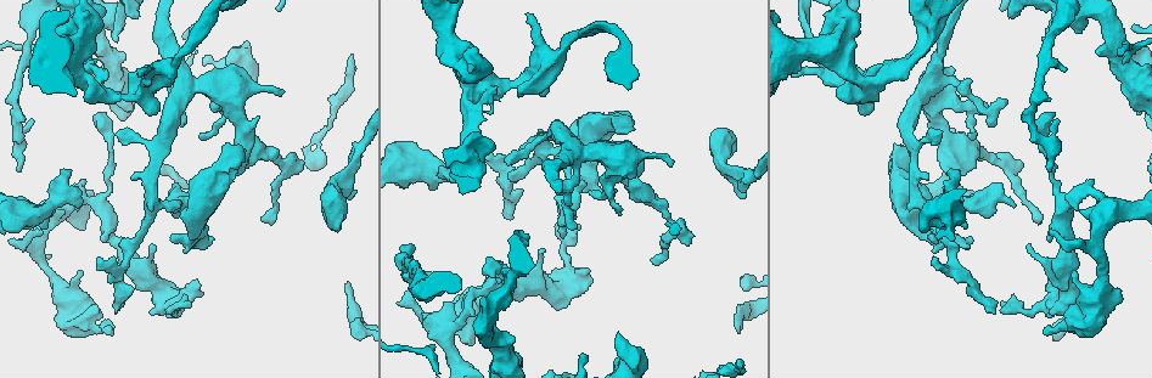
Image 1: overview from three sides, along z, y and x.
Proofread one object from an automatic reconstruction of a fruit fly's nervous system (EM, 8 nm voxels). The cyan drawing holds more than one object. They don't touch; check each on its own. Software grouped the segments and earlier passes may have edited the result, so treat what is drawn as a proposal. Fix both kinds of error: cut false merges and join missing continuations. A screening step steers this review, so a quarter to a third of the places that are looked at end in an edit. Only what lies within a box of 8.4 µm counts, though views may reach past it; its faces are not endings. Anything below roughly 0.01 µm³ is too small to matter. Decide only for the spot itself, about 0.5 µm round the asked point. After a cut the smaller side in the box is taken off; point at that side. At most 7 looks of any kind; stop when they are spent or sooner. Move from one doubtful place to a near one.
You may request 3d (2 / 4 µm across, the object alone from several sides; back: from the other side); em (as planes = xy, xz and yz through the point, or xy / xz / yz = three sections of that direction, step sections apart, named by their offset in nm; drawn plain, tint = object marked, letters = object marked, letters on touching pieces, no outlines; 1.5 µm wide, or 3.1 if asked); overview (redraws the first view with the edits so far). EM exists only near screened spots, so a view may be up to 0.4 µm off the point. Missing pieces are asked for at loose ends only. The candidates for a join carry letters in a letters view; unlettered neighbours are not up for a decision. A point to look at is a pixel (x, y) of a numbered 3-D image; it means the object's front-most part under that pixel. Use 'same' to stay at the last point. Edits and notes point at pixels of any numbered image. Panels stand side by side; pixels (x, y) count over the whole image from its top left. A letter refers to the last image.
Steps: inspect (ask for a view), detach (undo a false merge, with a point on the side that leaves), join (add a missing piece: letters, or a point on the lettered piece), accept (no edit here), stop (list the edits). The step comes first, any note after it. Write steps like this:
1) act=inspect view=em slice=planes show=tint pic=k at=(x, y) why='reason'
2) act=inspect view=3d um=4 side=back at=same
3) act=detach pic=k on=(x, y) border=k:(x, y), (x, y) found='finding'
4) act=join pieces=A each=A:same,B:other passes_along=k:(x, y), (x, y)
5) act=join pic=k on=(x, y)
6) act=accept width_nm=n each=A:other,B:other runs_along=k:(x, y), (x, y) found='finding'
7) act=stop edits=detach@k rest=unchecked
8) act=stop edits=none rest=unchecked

act=inspect view=3d um=2 pic=1 at=(669, 220) why='calibre changes'

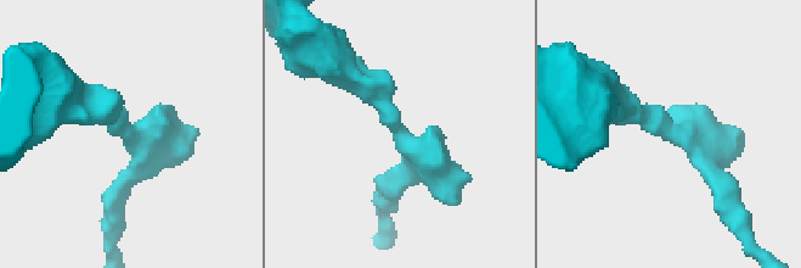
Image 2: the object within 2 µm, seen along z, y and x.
act=inspect view=em slice=xy step=4 show=tint pic=2 at=(393, 130) why='now the EM'

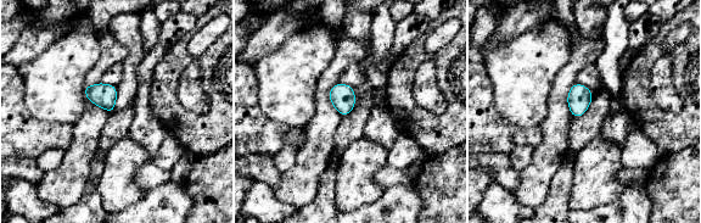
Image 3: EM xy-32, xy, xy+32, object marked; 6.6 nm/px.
act=inspect view=em slice=planes show=letters at=same

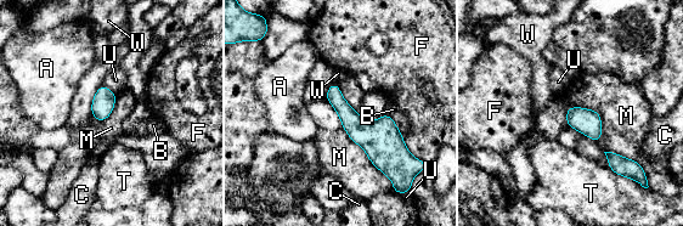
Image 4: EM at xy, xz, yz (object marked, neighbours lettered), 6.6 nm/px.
act=accept longest_contact=M:320nm each=A:other,B:other,C:other,F:other,M:other,T:other,U:other,W:other border=4:(569, 106), (599, 114), (597, 142) found='continuous, no second neuron'

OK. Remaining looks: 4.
act=inspect view=em slice=xz step=8 show=tint pic=1 at=(563, 242)

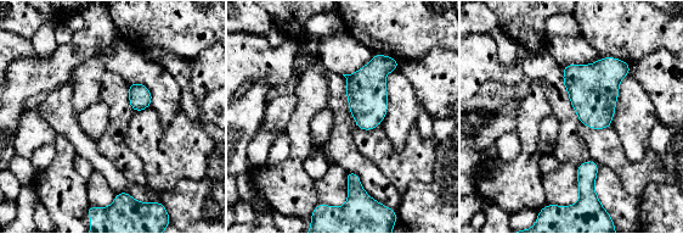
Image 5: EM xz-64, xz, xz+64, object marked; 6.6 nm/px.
act=inspect view=em slice=planes show=letters at=same why='cut it another way'

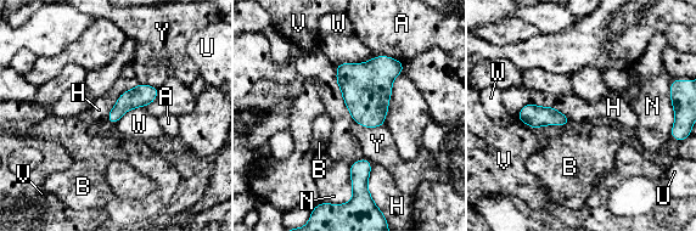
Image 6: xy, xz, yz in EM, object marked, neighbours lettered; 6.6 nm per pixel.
act=accept each=A:other,B:other,H:other,N:other,U:other,V:other,W:other,Y:other border=6:(144, 106), (128, 110), (114, 124) found='continuous, no second neuron'

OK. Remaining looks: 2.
act=inspect view=em slice=yz step=4 show=tint pic=1 at=(348, 283) why='free end'

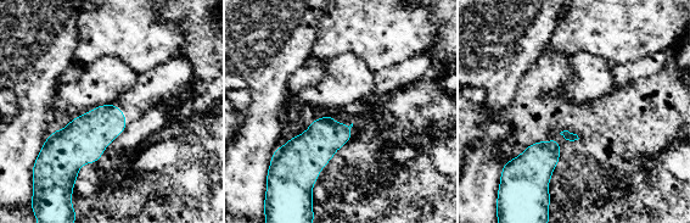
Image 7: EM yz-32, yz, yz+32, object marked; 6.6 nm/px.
act=inspect view=em slice=yz step=4 show=letters at=same

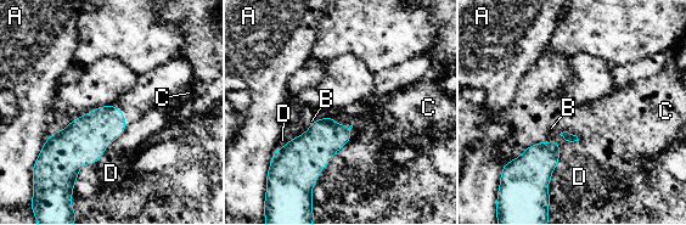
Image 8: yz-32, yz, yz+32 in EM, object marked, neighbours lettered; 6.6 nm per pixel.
act=accept longest_contact=D:360nm each=A:other,B:other,C:other,D:other border=8:(337, 122), (348, 127), (352, 124) found='none of them fits'

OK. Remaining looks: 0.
act=stop edits=none rest=unchecked

